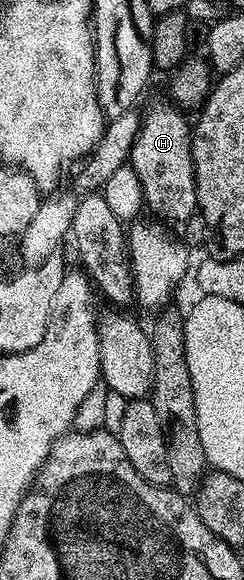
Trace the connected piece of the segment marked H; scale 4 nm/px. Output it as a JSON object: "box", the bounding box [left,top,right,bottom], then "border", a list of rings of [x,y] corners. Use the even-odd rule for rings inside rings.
{"box":[130,103,198,225],"border":[[[156,103],[148,112],[143,112],[130,154],[130,165],[142,184],[145,208],[149,212],[152,210],[157,220],[173,219],[180,225],[198,211],[192,160],[193,124],[190,119],[188,123],[184,116],[187,114],[179,106],[168,103]]]}

